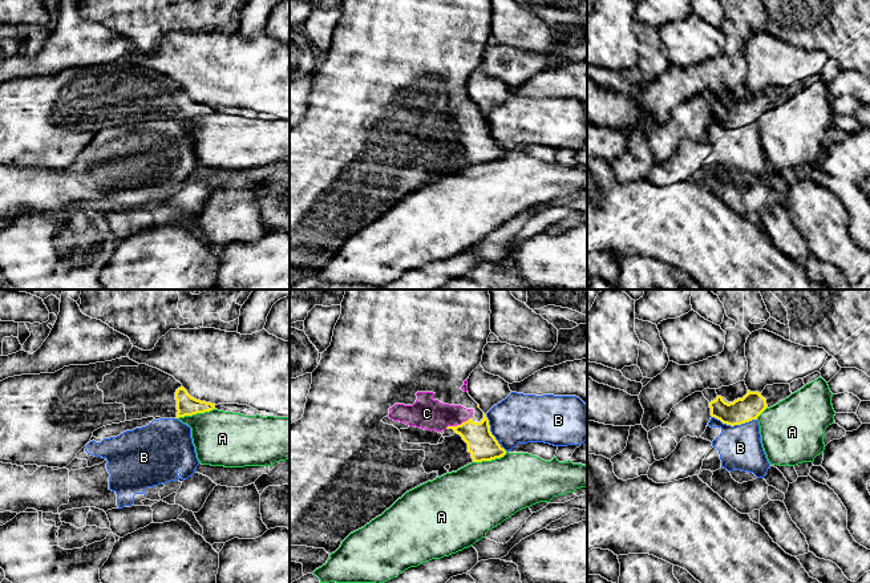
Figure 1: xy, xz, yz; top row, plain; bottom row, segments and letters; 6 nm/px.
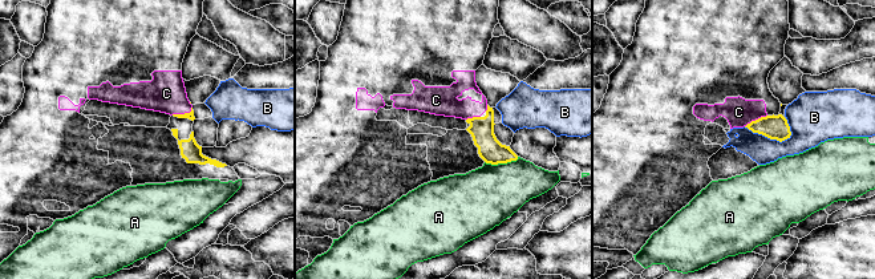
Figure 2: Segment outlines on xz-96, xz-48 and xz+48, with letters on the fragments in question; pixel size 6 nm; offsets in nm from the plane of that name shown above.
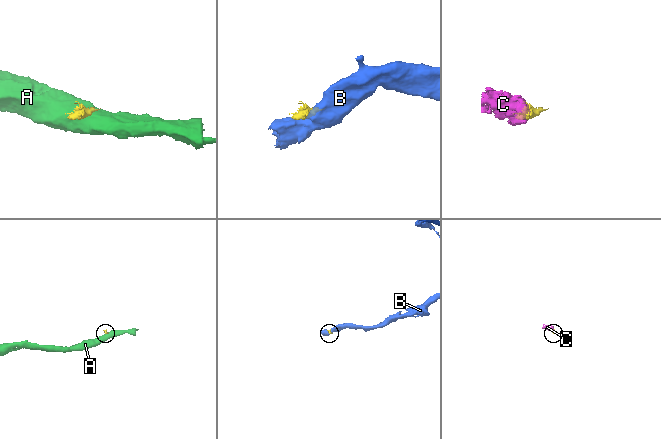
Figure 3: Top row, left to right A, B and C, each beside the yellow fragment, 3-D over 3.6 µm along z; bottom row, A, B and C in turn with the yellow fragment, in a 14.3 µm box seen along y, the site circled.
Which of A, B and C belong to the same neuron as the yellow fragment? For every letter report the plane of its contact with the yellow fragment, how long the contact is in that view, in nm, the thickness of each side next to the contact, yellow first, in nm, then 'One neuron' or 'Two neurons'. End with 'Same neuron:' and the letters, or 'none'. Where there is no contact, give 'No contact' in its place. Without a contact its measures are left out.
A: Touches yellow in xy. Shared border 240 nm. Thickness 130 nm (yellow) against 340 nm. Two neurons
B: Touches yellow in yz. Shared border 280 nm. Thickness 150 nm (yellow) against 260 nm. Two neurons
C: Touches yellow in xz. Shared border 170 nm. Thickness 170 nm (yellow) against 190 nm. One neuron
Same neuron: C

